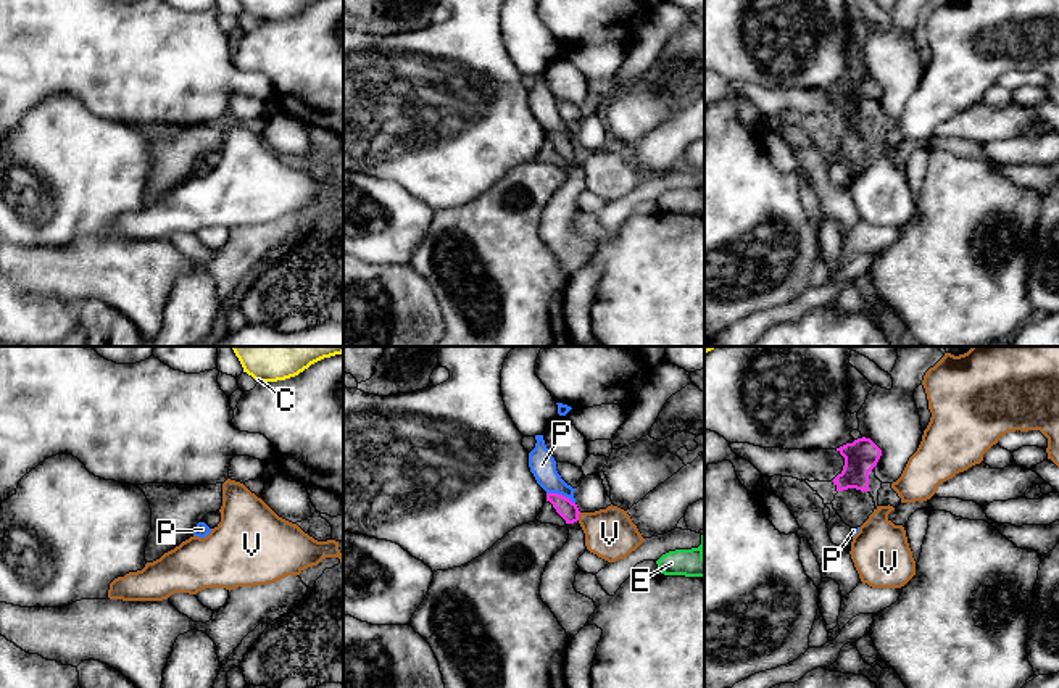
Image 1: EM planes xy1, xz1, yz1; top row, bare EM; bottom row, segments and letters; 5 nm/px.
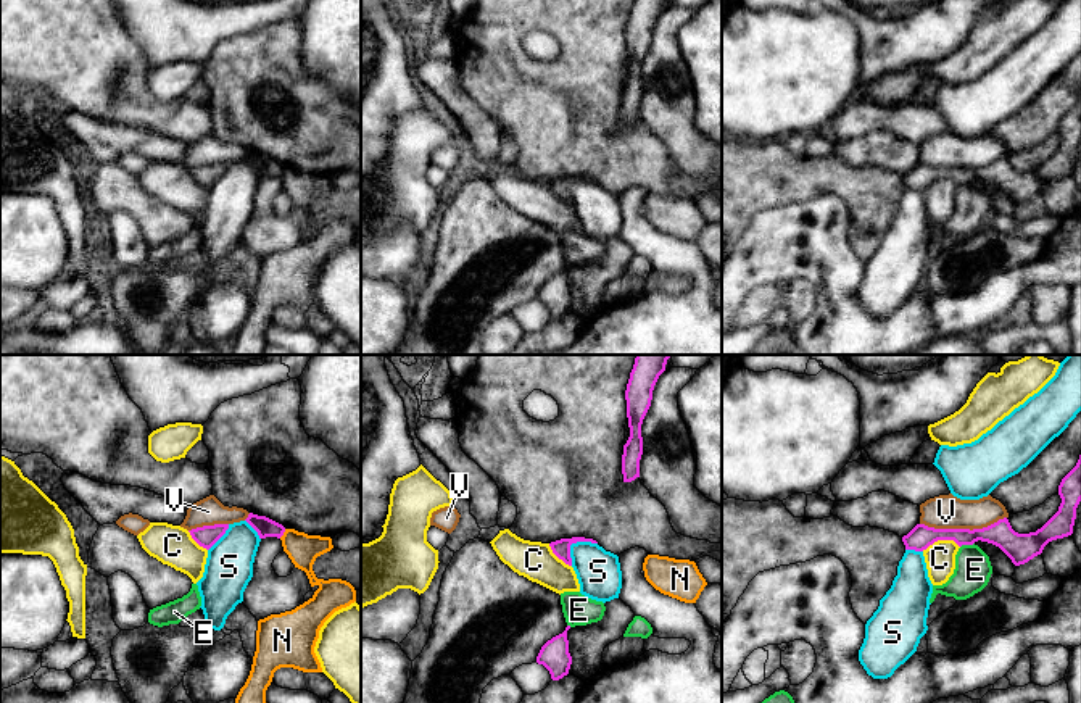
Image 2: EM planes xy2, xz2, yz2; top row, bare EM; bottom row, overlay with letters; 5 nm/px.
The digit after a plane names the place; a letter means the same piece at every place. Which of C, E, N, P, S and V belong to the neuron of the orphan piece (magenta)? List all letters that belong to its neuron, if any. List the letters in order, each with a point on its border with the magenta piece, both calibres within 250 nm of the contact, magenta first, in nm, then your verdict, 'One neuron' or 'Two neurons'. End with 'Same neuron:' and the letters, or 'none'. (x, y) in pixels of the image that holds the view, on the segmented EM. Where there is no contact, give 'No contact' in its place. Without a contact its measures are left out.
C: Touches magenta at yz2 (940, 539). Thickness 120 nm (magenta) against 150 nm. Two neurons
E: Touches magenta at yz2 (967, 544). Thickness 140 nm (magenta) against 180 nm. Two neurons
N: Touches magenta at xy2 (282, 534). Thickness 100 nm (magenta) against 160 nm. Two neurons
P: Touches magenta at xz1 (561, 495). Thickness 90 nm (magenta) against 130 nm. Two neurons
S: Touches magenta at xz2 (574, 542). Thickness 90 nm (magenta) against 220 nm. Two neurons
V: Touches magenta at yz2 (962, 529). Thickness 130 nm (magenta) against 180 nm. Two neurons
Same neuron: none

